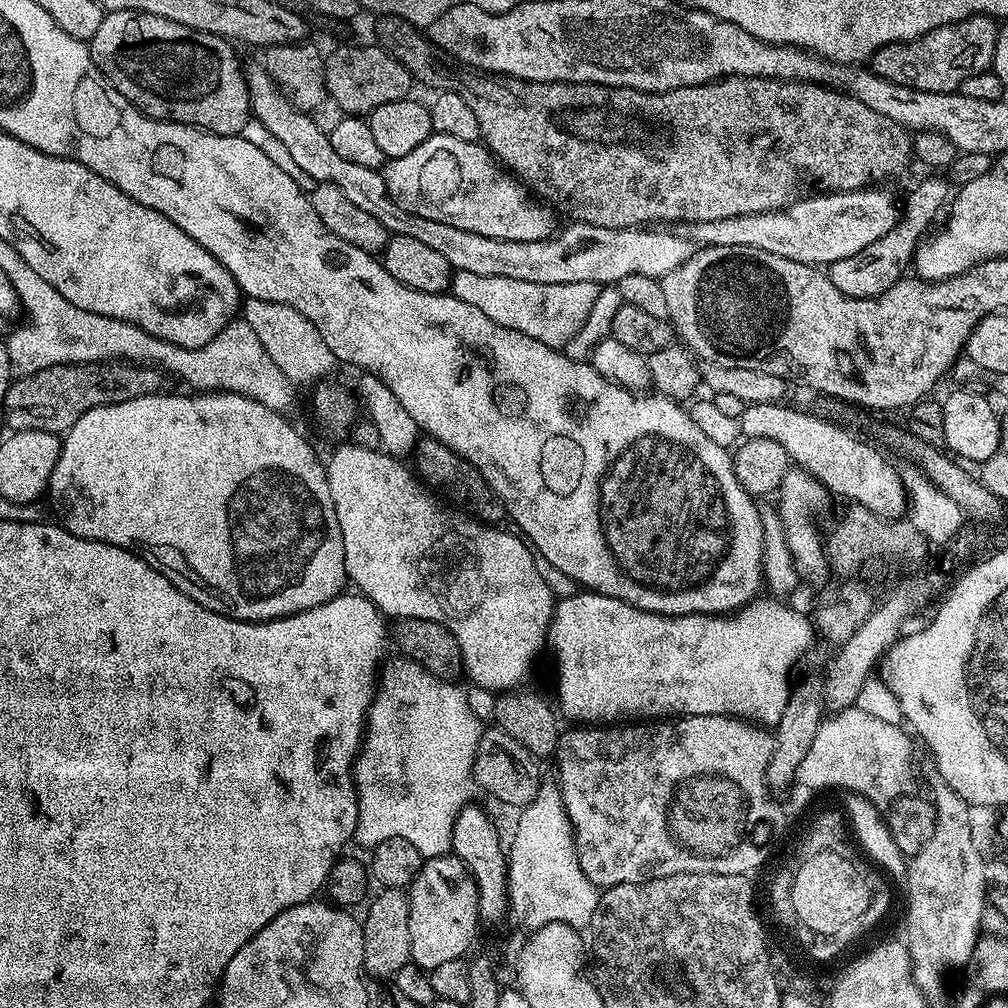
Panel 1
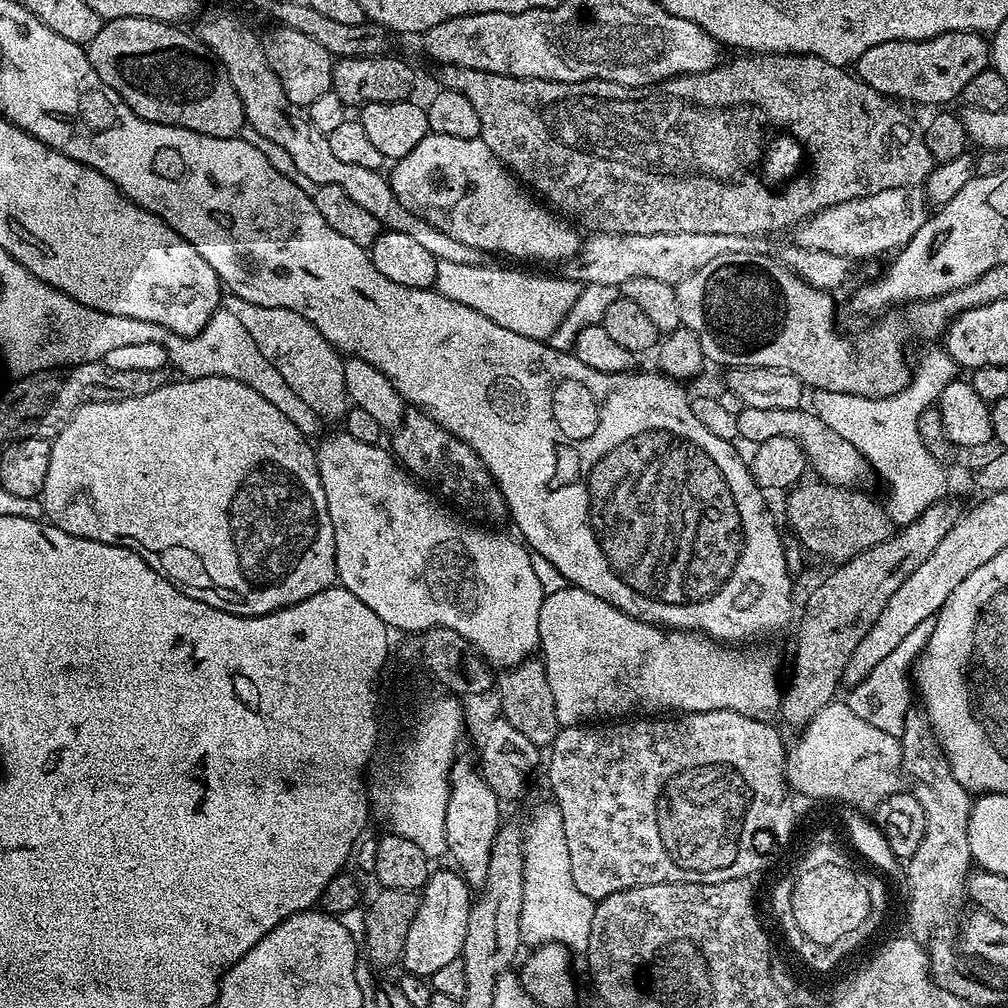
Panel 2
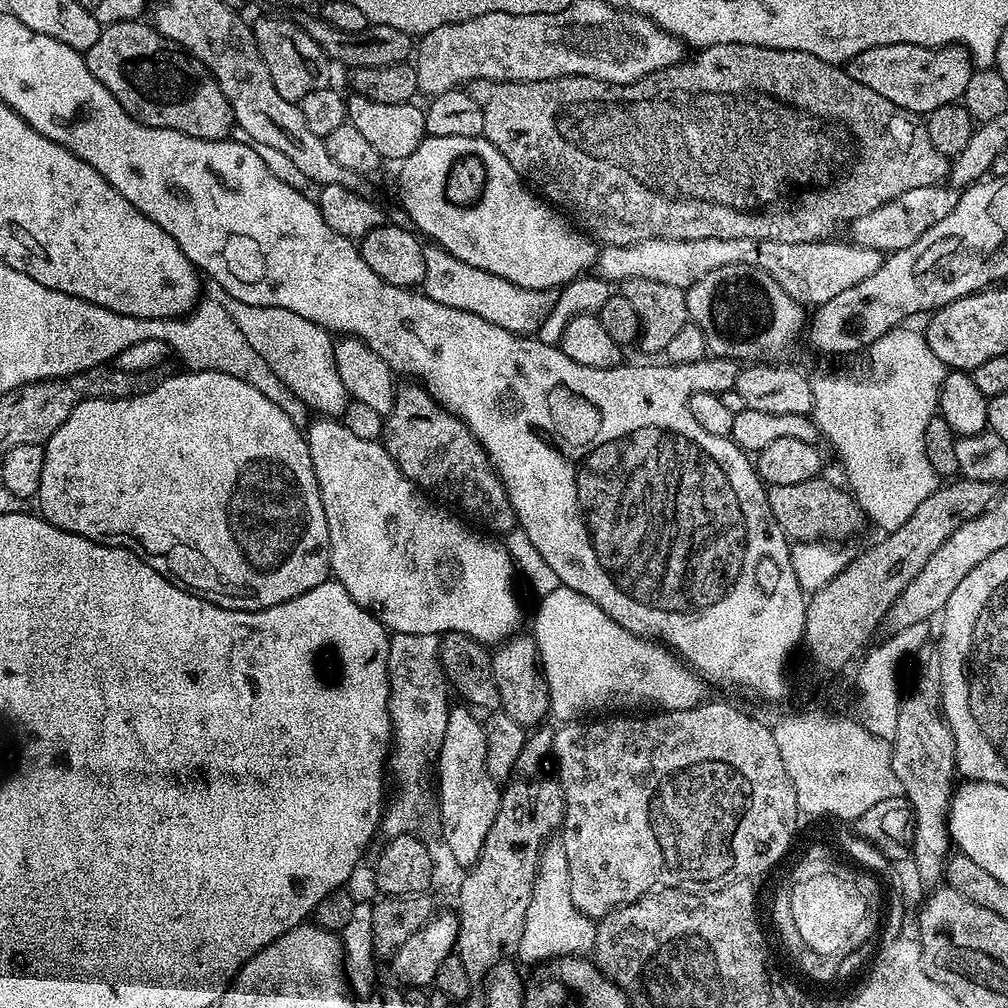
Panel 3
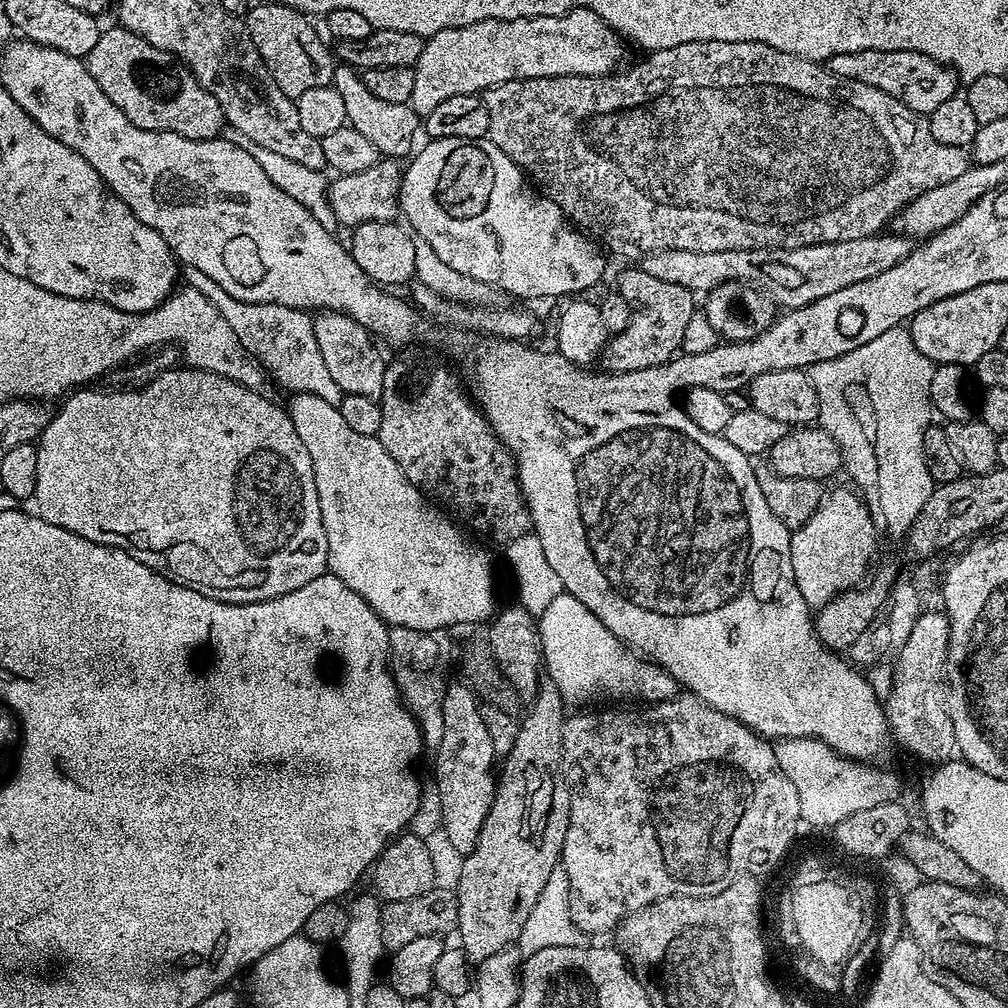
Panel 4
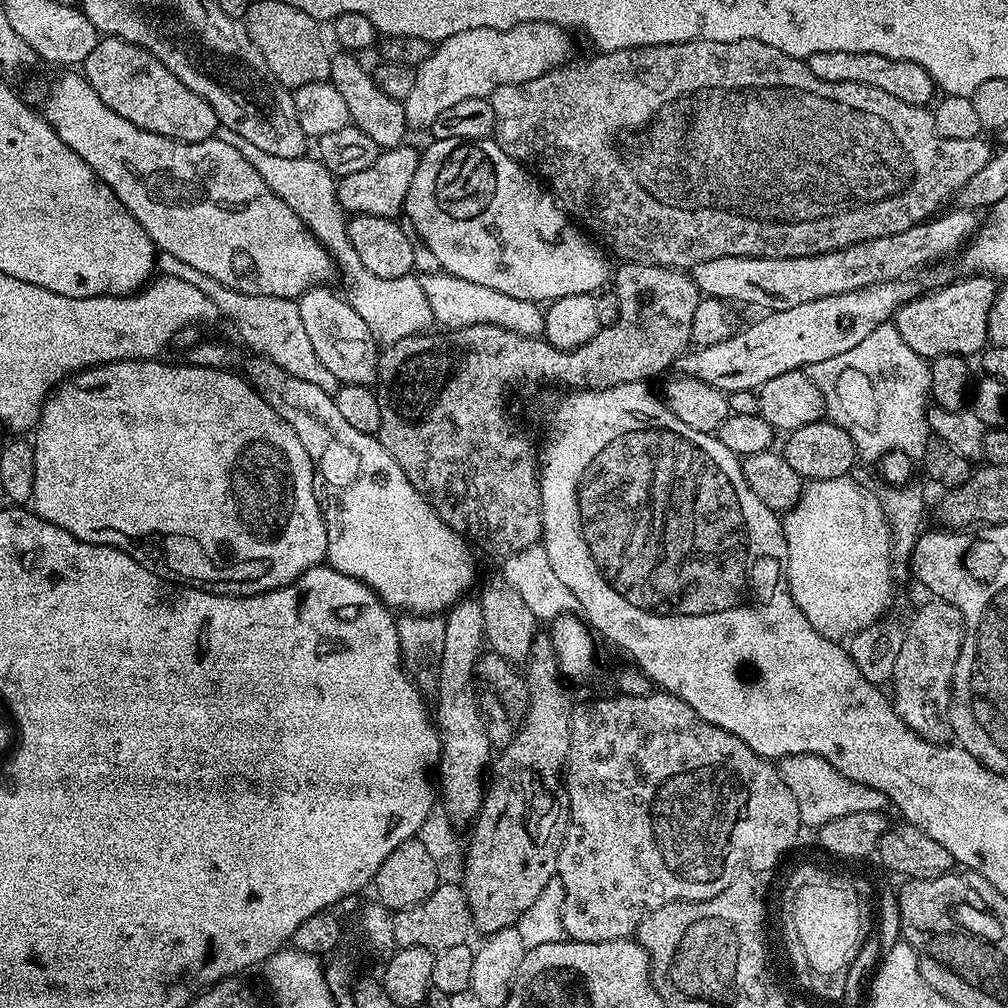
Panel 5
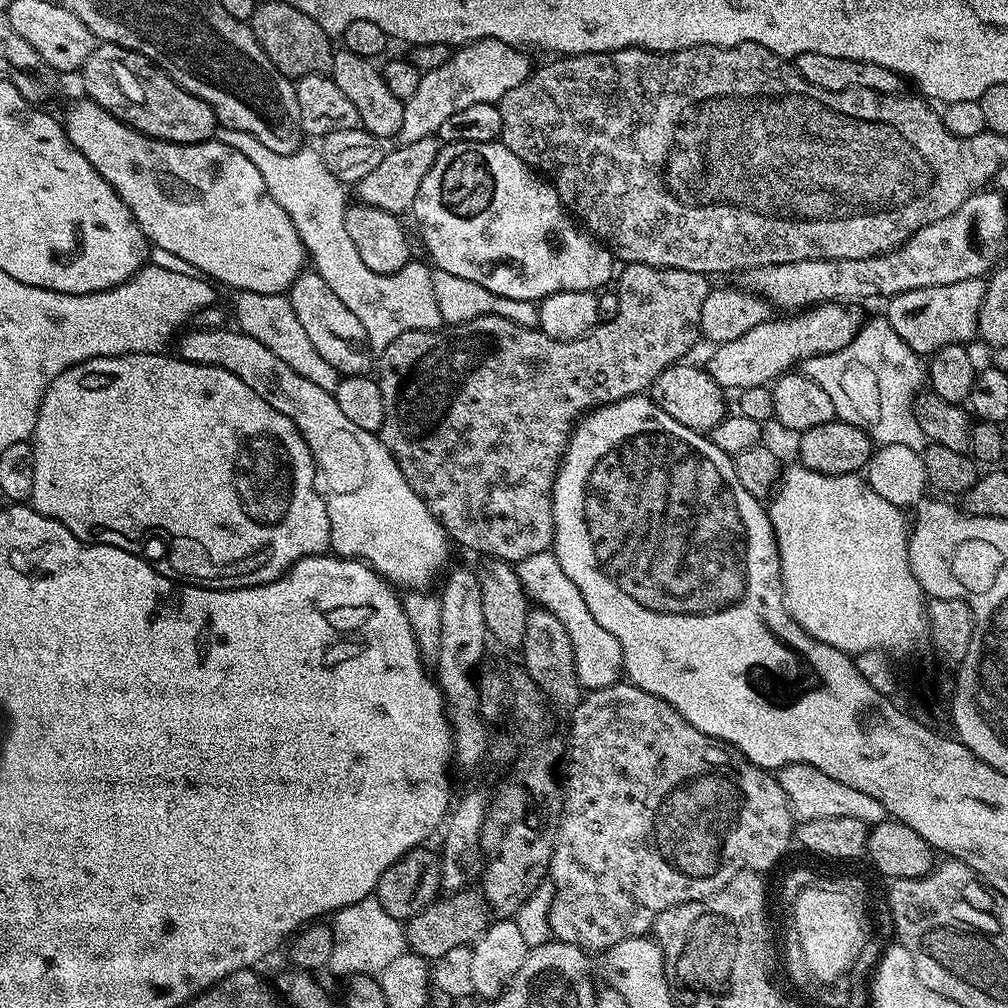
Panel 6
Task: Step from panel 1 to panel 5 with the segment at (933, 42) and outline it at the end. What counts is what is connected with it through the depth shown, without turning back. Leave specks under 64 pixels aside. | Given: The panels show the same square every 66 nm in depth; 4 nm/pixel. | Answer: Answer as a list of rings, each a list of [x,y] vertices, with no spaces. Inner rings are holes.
[[[830,50],[807,57],[806,63],[810,66],[810,74],[815,74],[826,82],[854,82],[862,86],[874,86],[874,90],[886,90],[886,94],[894,94],[894,98],[907,104],[931,105],[938,92],[936,83],[922,66],[914,62],[882,58],[882,54],[873,52]]]

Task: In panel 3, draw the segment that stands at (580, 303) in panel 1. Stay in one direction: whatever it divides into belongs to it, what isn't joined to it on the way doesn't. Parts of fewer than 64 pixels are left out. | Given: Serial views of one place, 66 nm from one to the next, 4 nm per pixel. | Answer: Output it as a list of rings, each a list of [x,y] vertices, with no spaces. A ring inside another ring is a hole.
[[[429,243],[425,247],[424,257],[426,274],[422,291],[425,296],[429,296],[434,302],[442,302],[442,306],[454,306],[454,310],[478,314],[478,318],[486,318],[486,322],[494,322],[494,326],[502,326],[502,330],[536,334],[540,324],[555,305],[555,291],[523,288],[506,278],[498,278],[498,274],[490,274],[486,270],[478,270],[478,266],[455,260],[448,255],[445,248],[440,248],[437,244]]]

